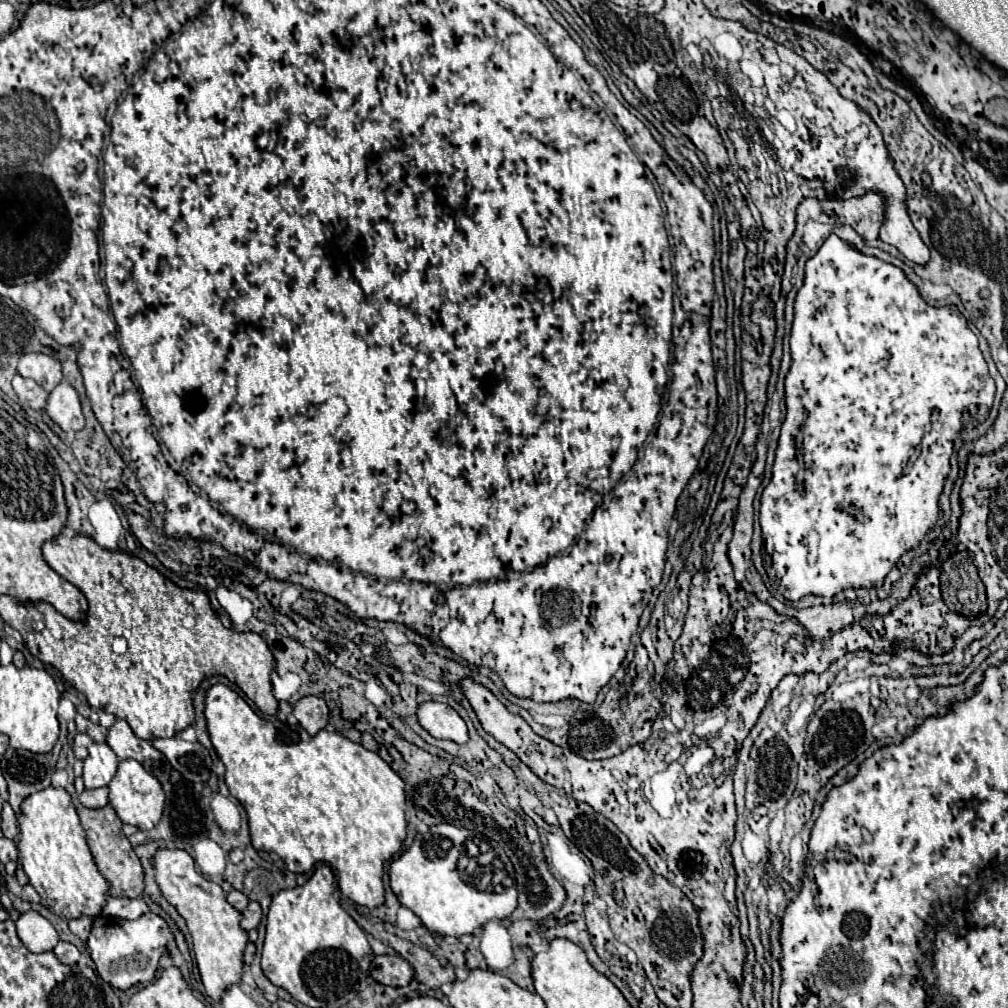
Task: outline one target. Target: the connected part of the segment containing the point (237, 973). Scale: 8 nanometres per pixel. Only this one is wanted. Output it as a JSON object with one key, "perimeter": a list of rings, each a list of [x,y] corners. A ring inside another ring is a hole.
{"perimeter":[[[157,850],[153,858],[155,866],[155,880],[161,888],[161,894],[177,908],[177,912],[185,918],[191,938],[193,938],[193,950],[195,960],[205,984],[207,994],[217,1002],[221,1000],[223,992],[239,984],[243,978],[243,952],[249,942],[247,932],[239,926],[241,912],[235,910],[219,884],[203,878],[201,872],[197,872],[193,858],[185,850]]]}

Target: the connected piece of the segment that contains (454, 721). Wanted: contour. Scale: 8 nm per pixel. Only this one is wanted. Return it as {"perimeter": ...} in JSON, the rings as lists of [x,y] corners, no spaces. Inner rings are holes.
{"perimeter":[[[423,702],[417,710],[417,716],[421,726],[433,738],[451,740],[457,744],[465,744],[469,740],[467,724],[451,706],[445,706],[439,702]]]}

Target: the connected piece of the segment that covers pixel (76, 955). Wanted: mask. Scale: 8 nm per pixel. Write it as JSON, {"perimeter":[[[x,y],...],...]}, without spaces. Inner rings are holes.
{"perimeter":[[[59,940],[59,944],[53,948],[53,952],[61,958],[61,962],[65,962],[65,964],[77,964],[79,960],[81,960],[81,952],[73,946],[73,944],[69,944],[69,942],[63,942],[63,940]]]}

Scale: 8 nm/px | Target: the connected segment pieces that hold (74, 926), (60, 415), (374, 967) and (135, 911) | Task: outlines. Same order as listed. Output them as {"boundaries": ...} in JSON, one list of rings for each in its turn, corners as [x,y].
{"boundaries":[[[[77,918],[77,920],[69,920],[69,928],[71,928],[71,932],[73,932],[79,940],[87,942],[89,932],[91,932],[91,918]]],[[[61,382],[49,394],[49,402],[45,406],[45,412],[65,432],[69,432],[69,430],[81,430],[85,426],[85,418],[83,418],[83,412],[81,412],[79,394],[67,382]]],[[[375,956],[371,962],[371,976],[387,986],[407,986],[413,980],[415,970],[401,956]]],[[[109,898],[103,910],[105,916],[127,918],[127,920],[135,920],[147,912],[149,912],[149,906],[143,898]]]]}

